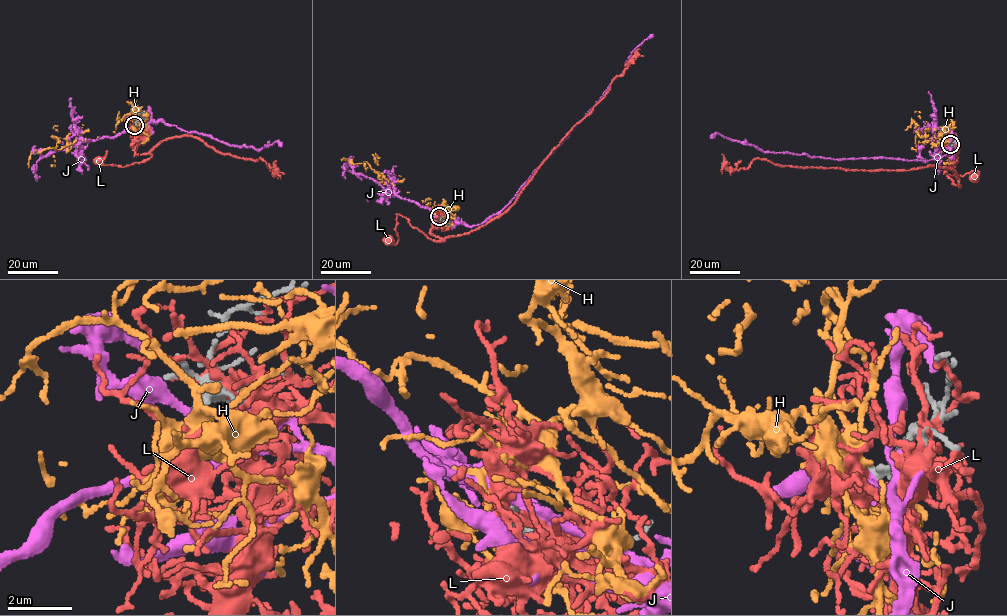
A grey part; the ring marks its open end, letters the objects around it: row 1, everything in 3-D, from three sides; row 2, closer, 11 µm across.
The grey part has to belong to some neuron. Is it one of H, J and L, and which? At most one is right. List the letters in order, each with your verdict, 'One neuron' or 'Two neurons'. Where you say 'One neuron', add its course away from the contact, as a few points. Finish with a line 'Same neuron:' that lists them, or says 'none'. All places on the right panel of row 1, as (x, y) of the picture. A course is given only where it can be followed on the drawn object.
H: One neuron. Its course: (950, 144), (948, 132), (943, 130), (938, 134), (939, 142), (916, 132), (920, 132), (915, 144)
J: Two neurons
L: Two neurons
Same neuron: H

